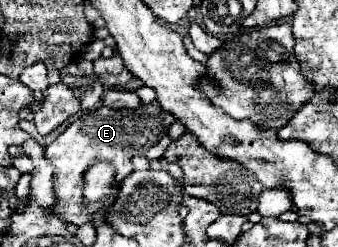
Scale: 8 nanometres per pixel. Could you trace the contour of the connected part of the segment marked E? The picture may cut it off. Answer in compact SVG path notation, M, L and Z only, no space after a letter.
M149 103L137 109L119 109L119 111L109 107L99 107L75 119L45 149L45 155L55 165L53 185L57 203L51 207L51 215L63 219L65 223L75 223L75 225L85 223L87 215L81 209L81 199L83 199L83 173L87 171L87 167L101 159L111 159L113 165L117 167L119 179L123 181L133 171L131 157L145 153L153 143L157 143L167 133L173 121L175 117L165 109L161 109L159 103Z

